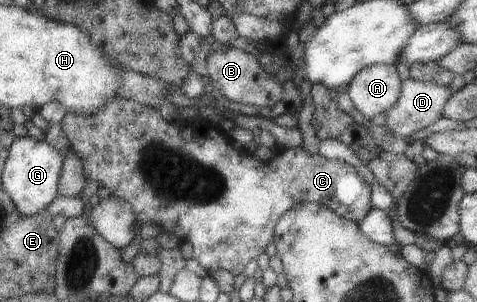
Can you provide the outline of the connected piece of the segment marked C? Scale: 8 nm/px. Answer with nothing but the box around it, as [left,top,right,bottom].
[59,97,372,276]

